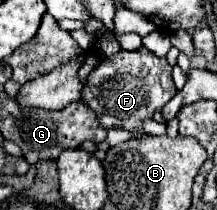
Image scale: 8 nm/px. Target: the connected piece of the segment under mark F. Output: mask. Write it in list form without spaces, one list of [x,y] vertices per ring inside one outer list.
[[[139,48],[135,52],[121,50],[103,58],[101,64],[89,74],[81,100],[93,108],[105,128],[125,128],[139,138],[143,120],[151,118],[153,112],[159,112],[175,96],[175,92],[167,60],[153,56],[147,48]]]

